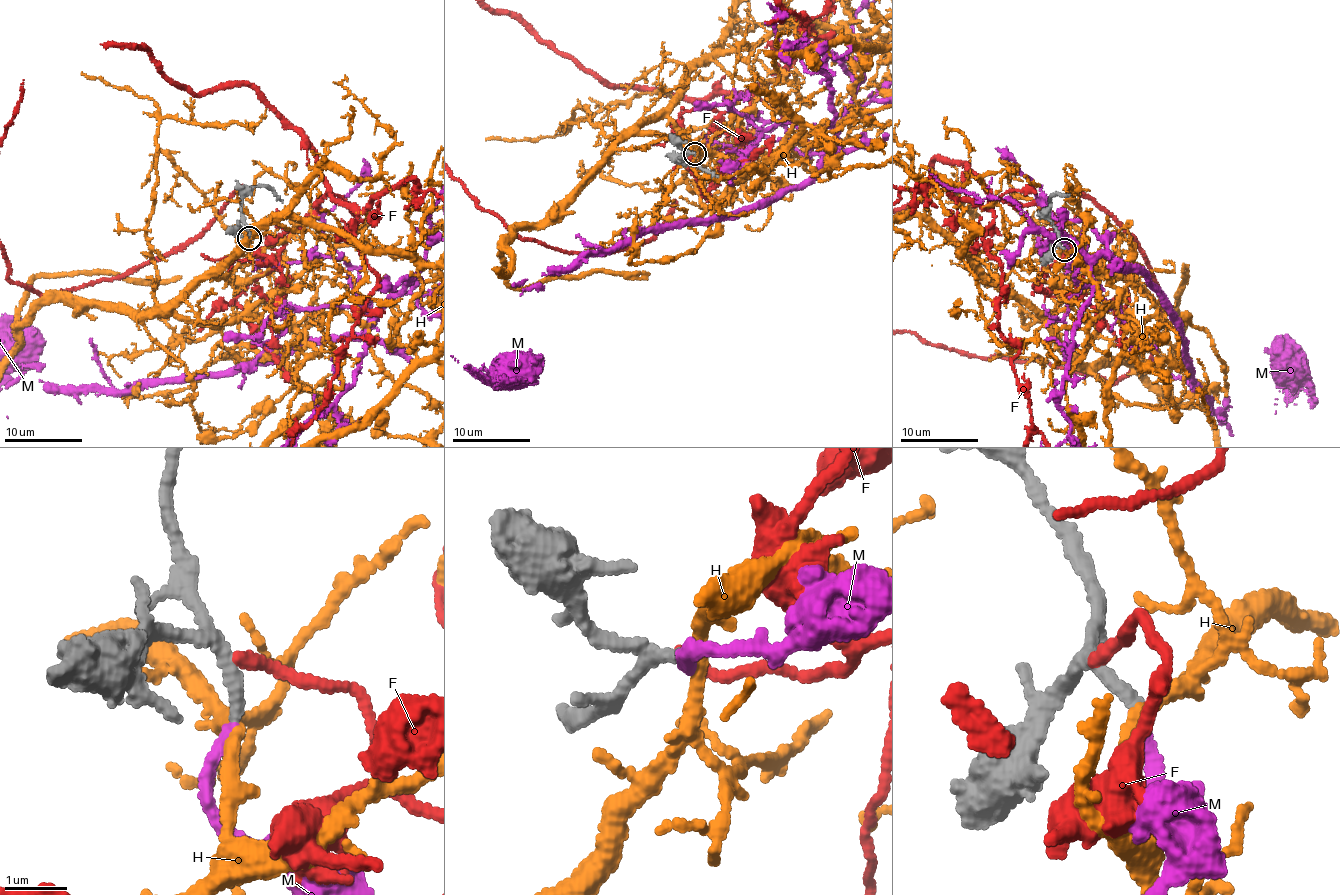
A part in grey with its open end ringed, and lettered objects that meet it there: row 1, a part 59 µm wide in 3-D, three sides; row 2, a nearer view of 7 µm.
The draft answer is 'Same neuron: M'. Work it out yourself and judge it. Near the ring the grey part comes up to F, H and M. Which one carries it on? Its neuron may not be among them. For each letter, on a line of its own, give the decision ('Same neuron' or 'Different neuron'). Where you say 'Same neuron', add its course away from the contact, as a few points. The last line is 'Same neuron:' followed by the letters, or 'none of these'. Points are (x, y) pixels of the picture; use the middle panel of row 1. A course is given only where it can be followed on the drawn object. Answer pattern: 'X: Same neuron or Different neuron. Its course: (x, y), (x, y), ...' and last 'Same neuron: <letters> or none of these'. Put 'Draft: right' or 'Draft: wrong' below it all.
F: Different neuron
H: Different neuron
M: Same neuron
Same neuron: M
Draft: right

